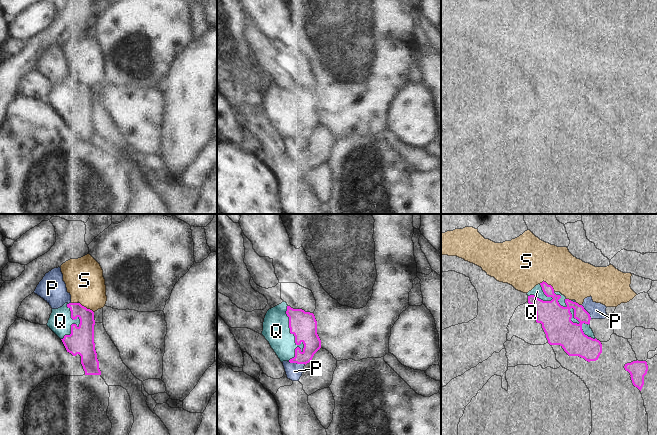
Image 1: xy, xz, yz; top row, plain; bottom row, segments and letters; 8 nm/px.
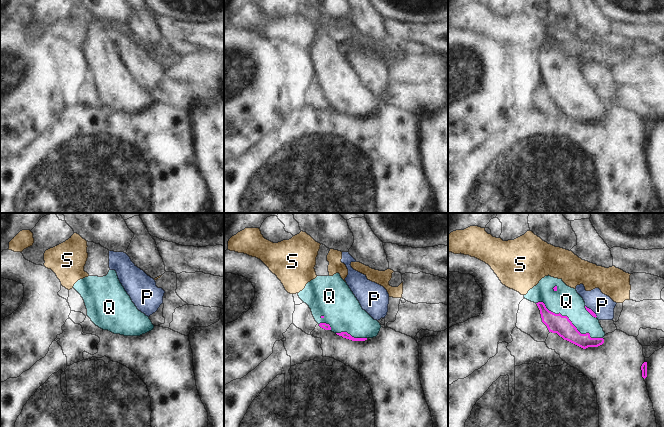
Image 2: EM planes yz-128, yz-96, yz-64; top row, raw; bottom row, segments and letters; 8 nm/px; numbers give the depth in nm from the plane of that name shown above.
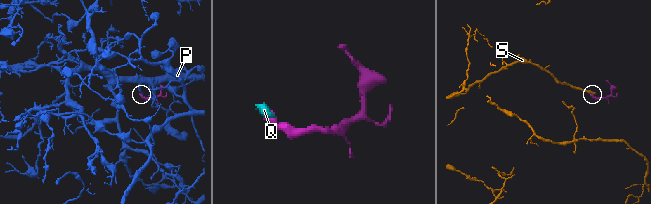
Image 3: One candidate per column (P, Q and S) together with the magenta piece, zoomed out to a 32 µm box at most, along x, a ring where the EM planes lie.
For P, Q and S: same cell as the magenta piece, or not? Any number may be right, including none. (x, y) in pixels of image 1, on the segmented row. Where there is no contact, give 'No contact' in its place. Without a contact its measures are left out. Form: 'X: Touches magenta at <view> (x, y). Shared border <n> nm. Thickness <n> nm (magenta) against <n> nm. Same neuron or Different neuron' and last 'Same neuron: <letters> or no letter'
P: Touches magenta at xz (297, 363). Shared border 140 nm. Thickness 150 nm (magenta) against 130 nm. Different neuron
Q: Touches magenta at xz (292, 333). Shared border 460 nm. Thickness 220 nm (magenta) against 220 nm. Same neuron
S: Touches magenta at yz (546, 283). Shared border 140 nm. Thickness 200 nm (magenta) against 420 nm. Different neuron
Same neuron: Q.

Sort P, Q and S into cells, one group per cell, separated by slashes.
P / Q / S

